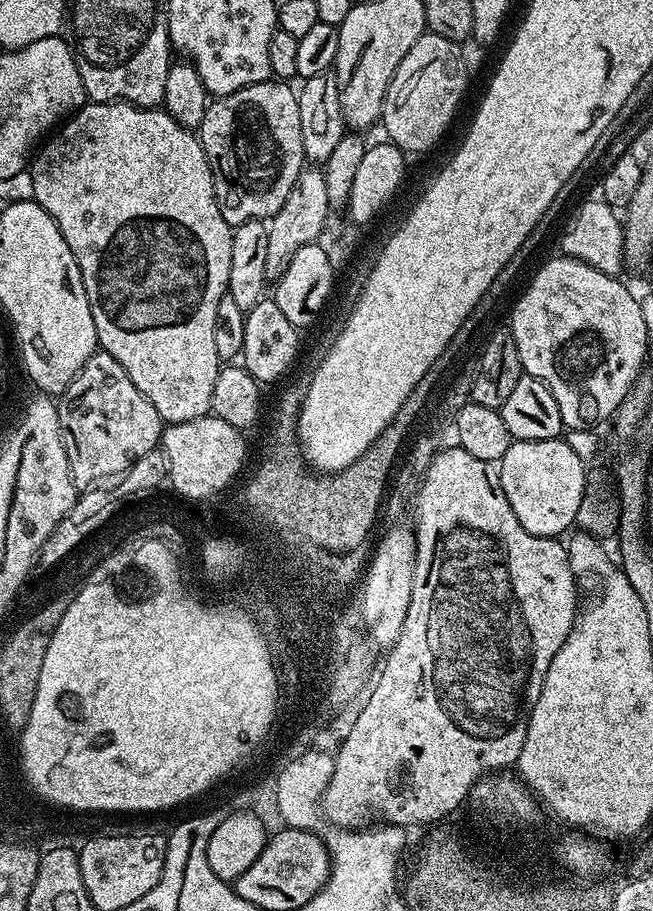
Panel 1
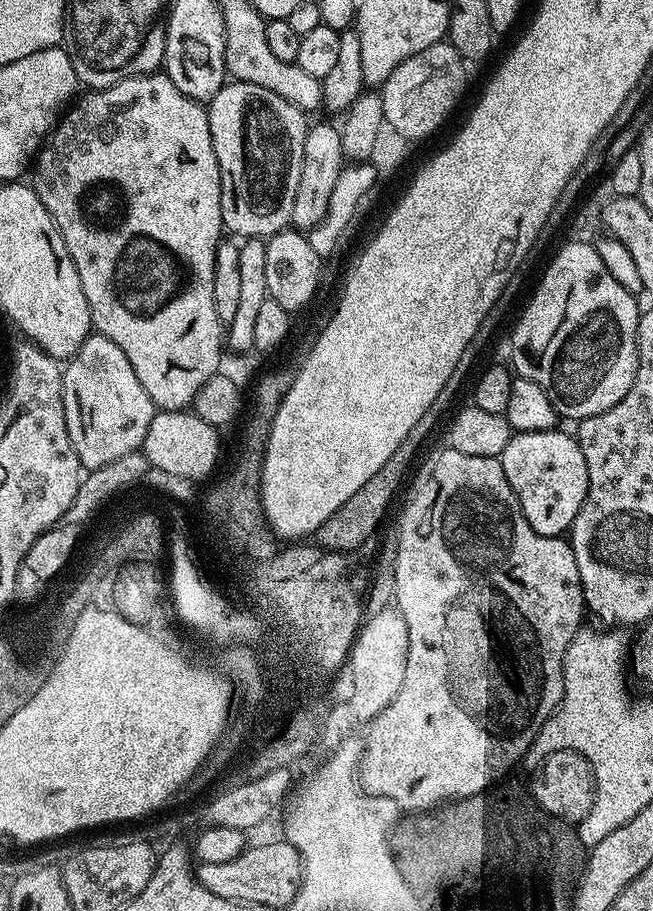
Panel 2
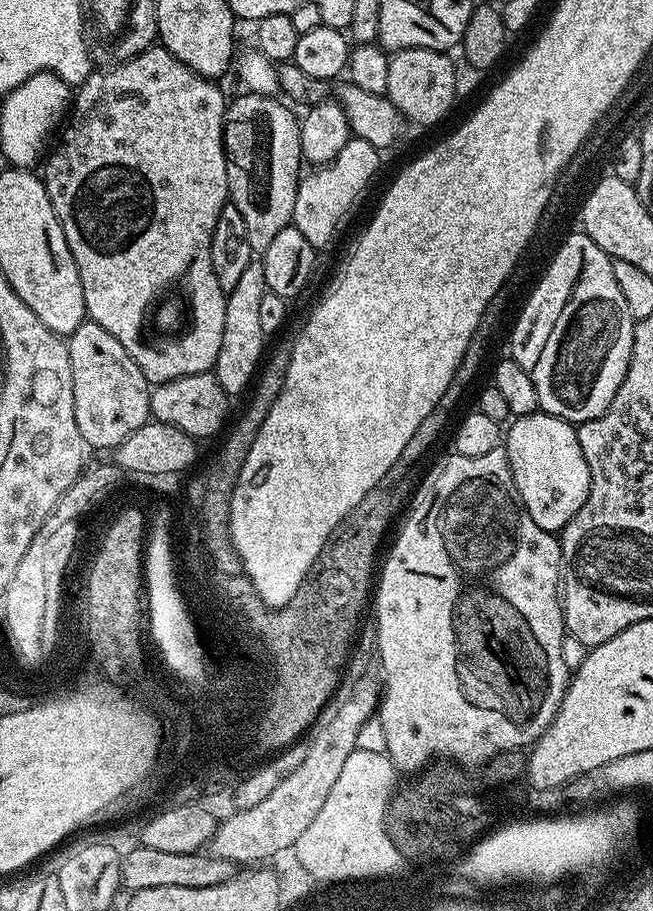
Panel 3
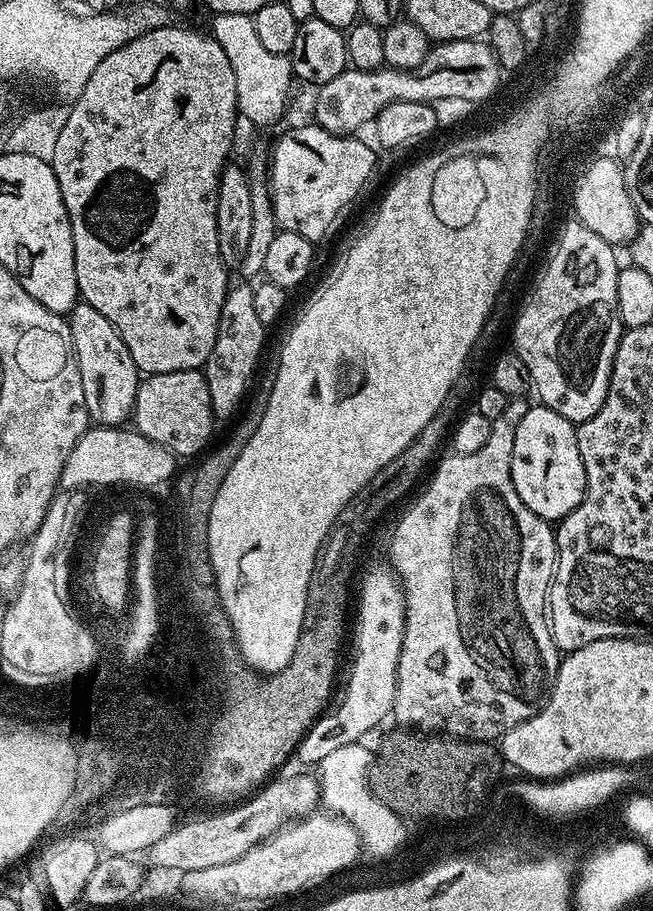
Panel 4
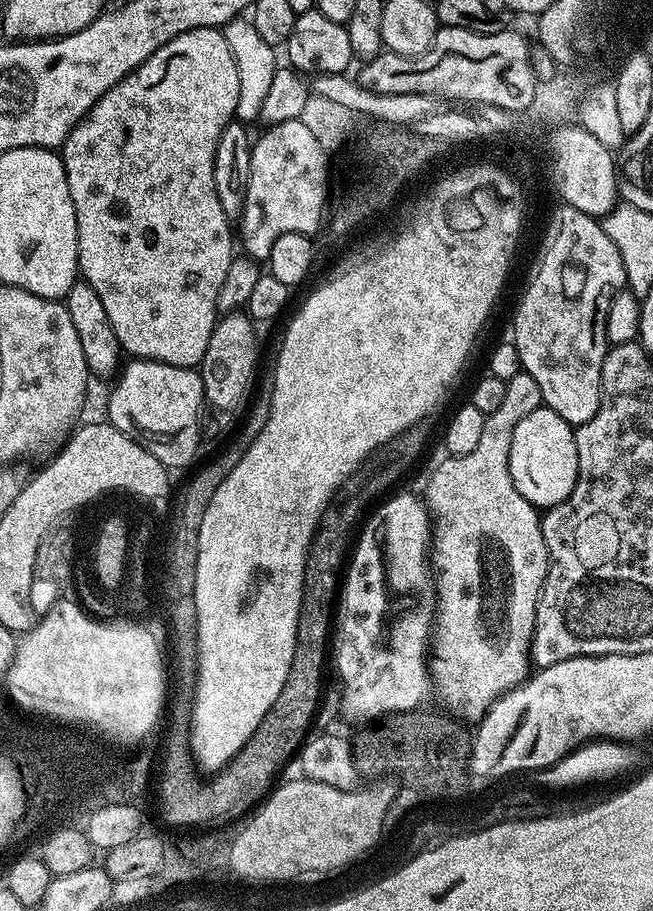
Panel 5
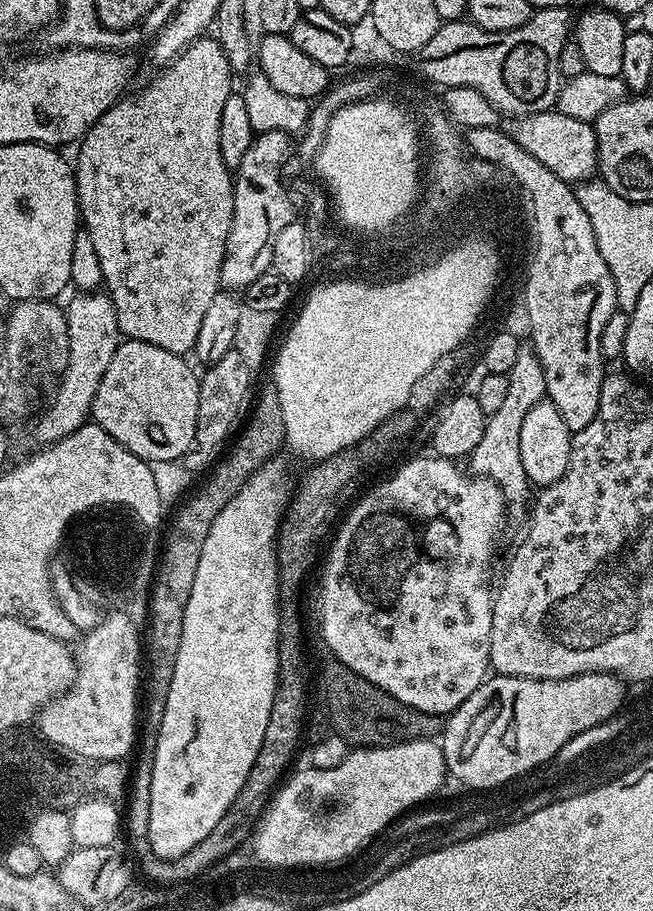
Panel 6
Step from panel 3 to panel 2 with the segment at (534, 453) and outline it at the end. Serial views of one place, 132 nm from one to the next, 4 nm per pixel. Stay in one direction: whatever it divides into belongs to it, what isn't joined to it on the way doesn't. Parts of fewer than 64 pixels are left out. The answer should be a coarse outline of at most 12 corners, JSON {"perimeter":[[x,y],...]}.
{"perimeter":[[518,432],[499,456],[538,534],[563,537],[588,493],[575,435]]}

